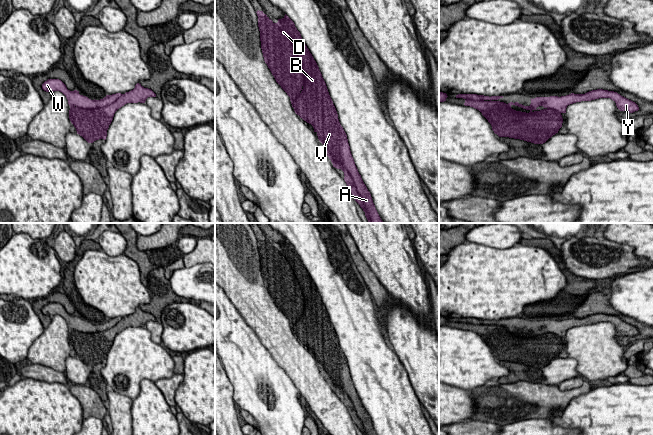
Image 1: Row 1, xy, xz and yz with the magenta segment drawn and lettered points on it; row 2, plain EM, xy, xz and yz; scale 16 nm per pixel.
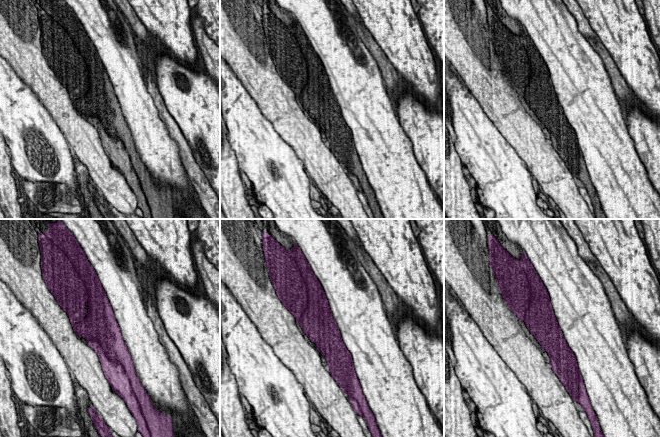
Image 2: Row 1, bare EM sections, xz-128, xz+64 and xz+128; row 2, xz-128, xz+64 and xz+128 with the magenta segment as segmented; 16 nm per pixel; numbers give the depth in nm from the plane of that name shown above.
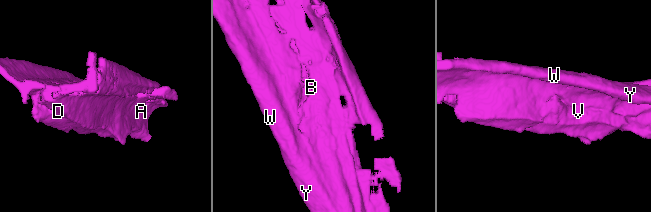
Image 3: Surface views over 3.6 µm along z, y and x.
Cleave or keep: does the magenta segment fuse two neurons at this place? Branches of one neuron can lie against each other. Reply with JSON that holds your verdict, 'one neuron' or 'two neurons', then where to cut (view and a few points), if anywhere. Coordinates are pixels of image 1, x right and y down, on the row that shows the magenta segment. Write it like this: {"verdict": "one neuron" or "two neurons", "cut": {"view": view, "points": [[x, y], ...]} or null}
{"verdict": "two neurons", "cut": {"view": "xz", "points": [[311, 107], [371, 222]]}}

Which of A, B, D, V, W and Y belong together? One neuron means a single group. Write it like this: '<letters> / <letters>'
A B / D V W Y

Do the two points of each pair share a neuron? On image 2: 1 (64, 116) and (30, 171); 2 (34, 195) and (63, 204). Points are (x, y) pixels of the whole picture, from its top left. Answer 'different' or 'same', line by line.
1: different
2: same

